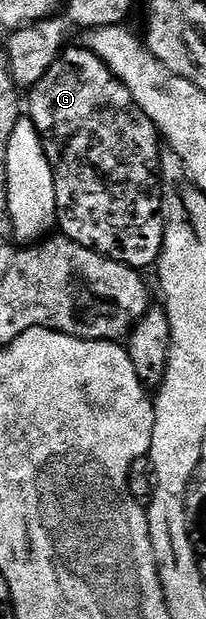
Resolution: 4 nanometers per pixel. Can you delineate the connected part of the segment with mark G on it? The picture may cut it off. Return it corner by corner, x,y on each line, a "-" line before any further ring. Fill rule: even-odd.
66,48
62,50
43,78
29,91
28,96
30,96
28,116
33,120
36,132
40,136
42,147
48,156
48,164
52,168
52,176
56,184
56,200
58,201
57,229
65,237
71,238
76,244
84,244
84,248
92,248
96,253
103,254
105,258
122,262
125,266
135,268
143,268
142,266
153,267
162,255
162,237
166,235
166,223
162,215
164,210
164,190
160,185
163,147
161,145
158,146
160,135
158,129
154,126
153,120
134,103
132,92
128,92
126,85
91,50
85,48
79,48
79,50

